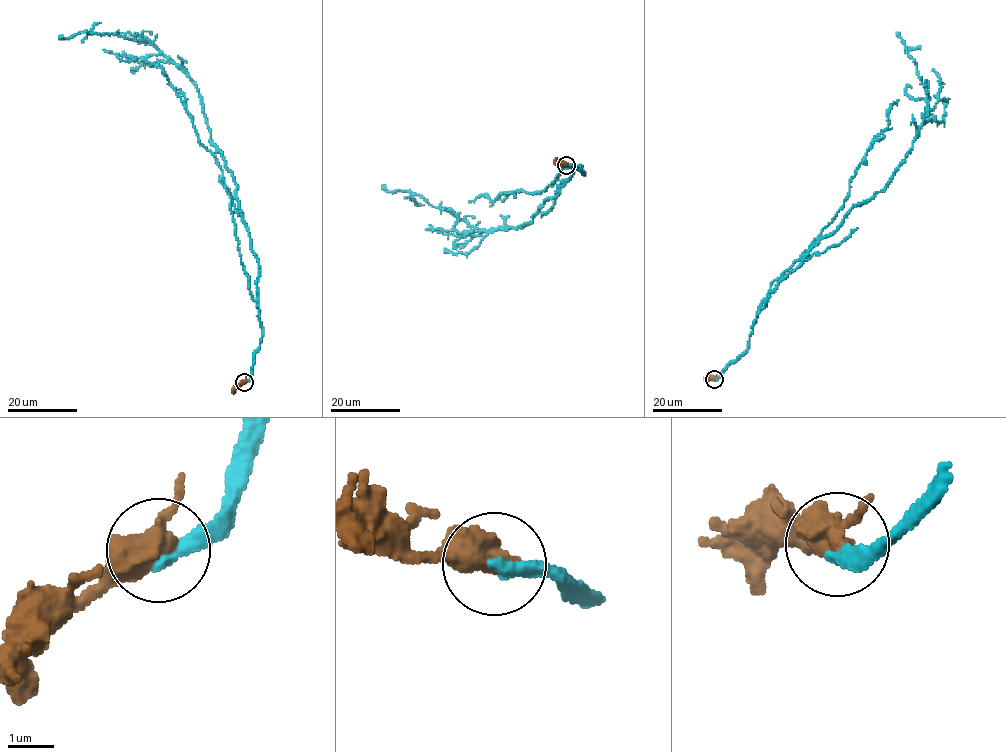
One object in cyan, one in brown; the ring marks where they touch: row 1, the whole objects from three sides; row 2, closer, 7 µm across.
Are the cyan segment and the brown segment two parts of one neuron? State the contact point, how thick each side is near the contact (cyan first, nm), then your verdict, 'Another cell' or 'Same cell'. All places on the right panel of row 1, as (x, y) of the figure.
Place: (714, 379). Thickness 320 nm (cyan) against 480 nm. Another cell

